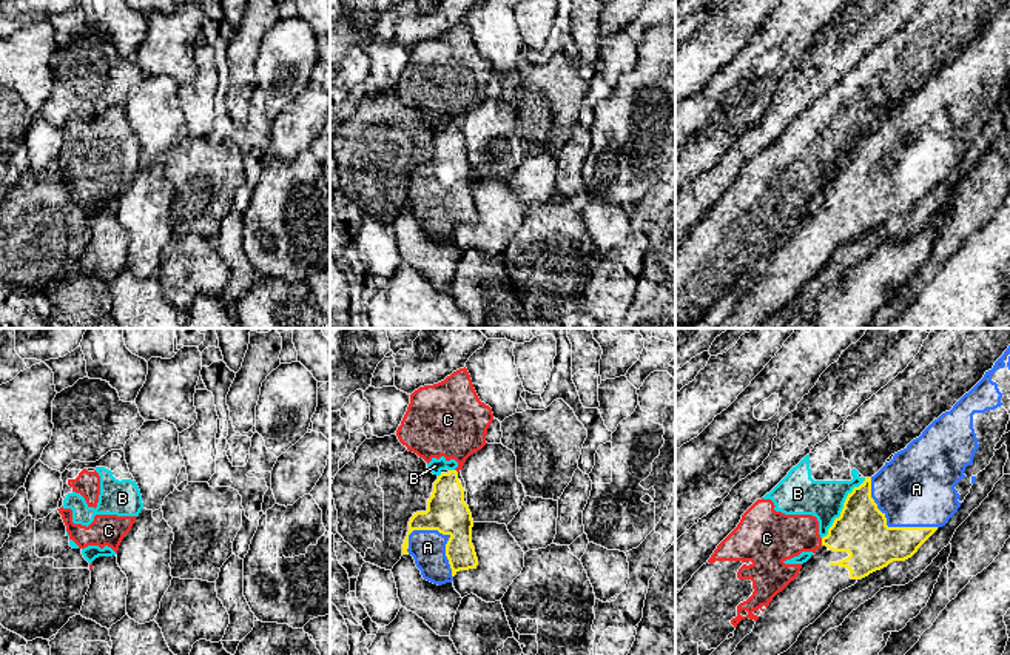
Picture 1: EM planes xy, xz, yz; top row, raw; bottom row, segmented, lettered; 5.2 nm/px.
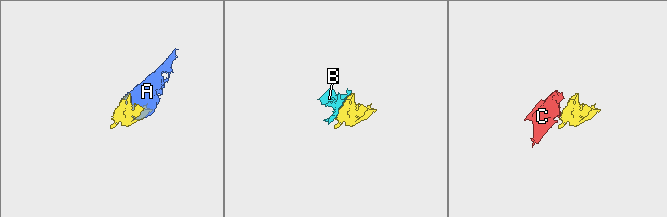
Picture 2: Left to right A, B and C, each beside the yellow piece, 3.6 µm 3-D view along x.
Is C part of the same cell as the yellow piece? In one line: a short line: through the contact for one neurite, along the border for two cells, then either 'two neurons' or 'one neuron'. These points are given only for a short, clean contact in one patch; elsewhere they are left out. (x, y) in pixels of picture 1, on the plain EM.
yz (821, 193), (822, 199) | two neurons

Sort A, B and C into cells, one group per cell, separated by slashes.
A / B C

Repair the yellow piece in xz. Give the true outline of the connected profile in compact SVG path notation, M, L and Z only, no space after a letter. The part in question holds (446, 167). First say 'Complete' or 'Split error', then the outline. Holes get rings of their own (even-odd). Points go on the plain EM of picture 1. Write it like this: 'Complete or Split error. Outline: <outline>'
Split error. Outline: M441 125L427 165L413 168L409 176L402 210L413 211L424 234L438 240L452 237L460 225L478 220L472 182L461 125Z

